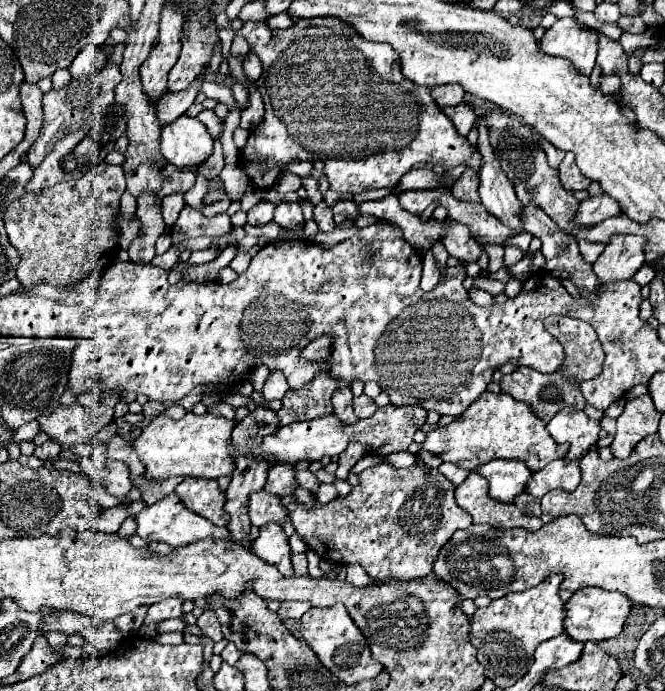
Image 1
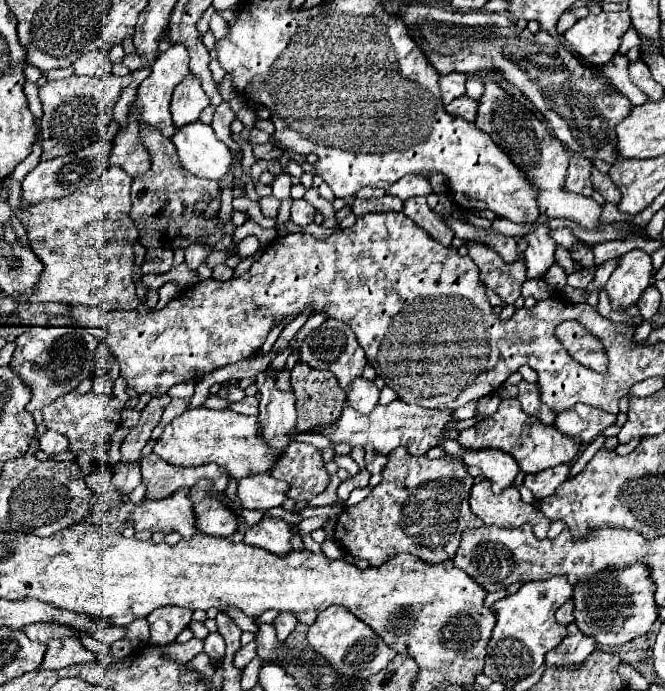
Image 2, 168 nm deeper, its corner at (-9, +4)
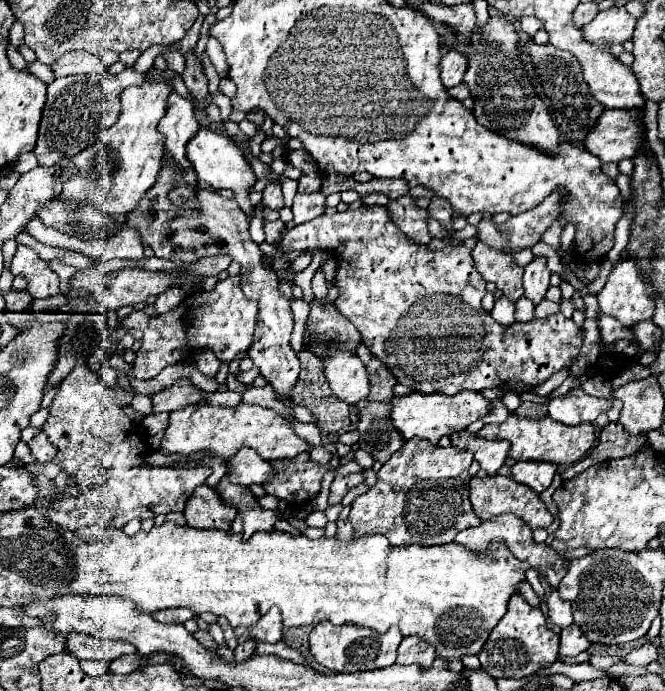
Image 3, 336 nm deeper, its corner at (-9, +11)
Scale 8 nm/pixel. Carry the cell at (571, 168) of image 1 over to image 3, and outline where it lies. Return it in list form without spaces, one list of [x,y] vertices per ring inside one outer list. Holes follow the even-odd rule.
[[[553,192],[545,202],[525,214],[513,216],[505,224],[495,224],[491,220],[481,220],[477,224],[477,240],[497,248],[501,252],[511,252],[515,248],[533,248],[543,232],[553,224],[561,208],[561,196]]]

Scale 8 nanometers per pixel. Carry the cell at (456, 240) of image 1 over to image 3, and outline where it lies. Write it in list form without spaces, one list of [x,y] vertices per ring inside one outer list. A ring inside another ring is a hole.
[[[477,242],[473,248],[473,260],[477,272],[487,282],[493,282],[513,304],[523,296],[523,268],[515,264],[511,254],[497,252],[487,244]]]

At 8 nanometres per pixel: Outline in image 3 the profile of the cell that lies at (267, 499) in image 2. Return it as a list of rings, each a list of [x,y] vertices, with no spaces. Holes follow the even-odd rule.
[[[241,448],[235,456],[227,460],[229,480],[233,484],[249,486],[249,484],[263,484],[273,476],[273,468],[267,460],[263,460],[253,448]]]

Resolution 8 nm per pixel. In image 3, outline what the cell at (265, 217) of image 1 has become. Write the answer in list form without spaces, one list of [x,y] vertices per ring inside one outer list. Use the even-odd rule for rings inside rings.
[[[271,182],[271,184],[265,186],[265,190],[263,190],[263,204],[267,208],[275,208],[275,210],[283,208],[283,194],[281,194],[279,182]]]

